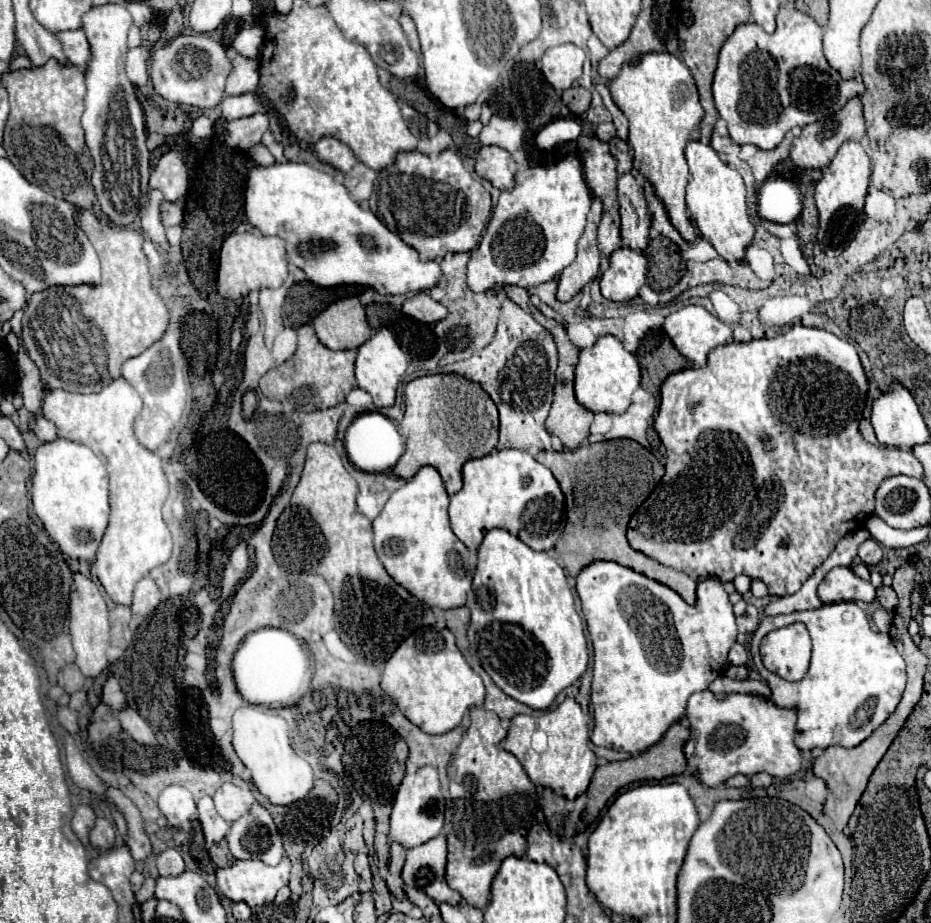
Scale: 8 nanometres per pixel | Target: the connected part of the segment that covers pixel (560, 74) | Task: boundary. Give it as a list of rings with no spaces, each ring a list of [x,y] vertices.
[[[560,44],[548,48],[542,56],[542,74],[558,92],[570,86],[583,86],[590,90],[590,86],[594,85],[591,57],[588,55],[588,52],[574,44]]]

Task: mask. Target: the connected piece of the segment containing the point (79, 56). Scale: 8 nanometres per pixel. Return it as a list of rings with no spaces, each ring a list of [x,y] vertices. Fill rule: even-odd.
[[[84,30],[60,32],[58,38],[60,38],[62,46],[64,46],[64,54],[66,54],[68,62],[74,64],[74,66],[78,66],[78,68],[86,68],[88,62],[92,60],[92,50],[88,46]]]

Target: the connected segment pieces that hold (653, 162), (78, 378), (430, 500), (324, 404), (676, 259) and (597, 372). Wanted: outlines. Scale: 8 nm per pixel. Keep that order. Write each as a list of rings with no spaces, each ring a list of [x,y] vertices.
[[[650,52],[640,56],[636,64],[626,64],[608,88],[616,106],[630,122],[628,142],[634,150],[634,158],[640,162],[640,174],[654,186],[656,196],[662,200],[668,212],[670,224],[686,242],[694,242],[696,234],[684,202],[688,184],[684,148],[688,144],[690,132],[704,118],[704,110],[700,106],[698,90],[688,66],[674,54]]]
[[[78,210],[76,222],[100,256],[102,282],[96,286],[50,286],[32,294],[22,318],[22,340],[30,358],[40,368],[46,390],[64,388],[88,394],[98,392],[110,378],[118,378],[120,366],[128,358],[142,354],[160,340],[170,314],[164,300],[152,288],[148,260],[142,252],[142,230],[104,224],[92,210]]]
[[[424,466],[416,472],[414,478],[406,480],[402,488],[398,488],[382,508],[382,512],[374,518],[374,548],[376,554],[390,574],[394,582],[404,586],[410,594],[416,594],[424,604],[432,608],[450,610],[456,606],[466,604],[466,594],[472,586],[472,572],[470,572],[470,552],[468,548],[454,536],[450,522],[448,522],[448,494],[442,484],[442,478],[436,468]]]
[[[304,324],[296,330],[298,334],[298,348],[294,356],[280,366],[272,368],[260,378],[260,392],[266,398],[276,398],[276,400],[288,400],[292,402],[298,410],[304,412],[314,412],[318,408],[332,408],[344,402],[346,394],[356,388],[356,378],[354,378],[354,360],[356,360],[356,350],[330,350],[326,348],[318,338],[316,332],[310,324]]]
[[[658,236],[650,240],[644,256],[648,258],[648,284],[654,292],[674,286],[686,272],[678,246],[668,238]]]
[[[602,336],[596,340],[592,348],[580,352],[580,360],[576,364],[576,380],[574,394],[576,400],[590,412],[608,412],[608,414],[624,414],[630,406],[632,392],[640,386],[640,366],[634,354],[626,352],[622,342],[614,336]]]

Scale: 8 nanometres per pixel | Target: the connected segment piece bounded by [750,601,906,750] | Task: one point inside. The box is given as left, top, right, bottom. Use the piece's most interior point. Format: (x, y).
(856, 679)

